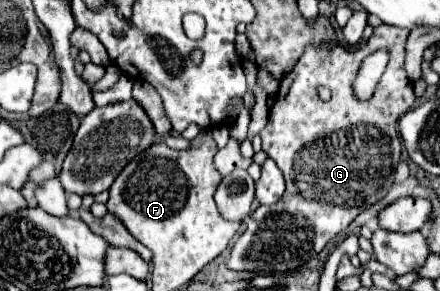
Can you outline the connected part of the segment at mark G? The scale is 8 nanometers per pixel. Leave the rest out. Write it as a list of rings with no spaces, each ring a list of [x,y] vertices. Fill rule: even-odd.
[[[382,24],[382,36],[372,34],[368,44],[364,48],[346,52],[340,46],[328,48],[324,44],[320,46],[308,46],[294,66],[294,70],[280,82],[280,90],[276,92],[274,106],[268,114],[268,124],[260,132],[262,138],[262,150],[278,164],[278,168],[284,172],[286,178],[286,192],[284,196],[272,204],[272,206],[258,206],[248,222],[246,230],[240,234],[240,238],[234,242],[228,268],[230,270],[252,270],[258,274],[276,274],[276,272],[292,272],[304,266],[308,260],[318,256],[324,246],[338,236],[342,230],[348,228],[348,224],[366,208],[370,208],[374,202],[386,196],[386,192],[392,186],[392,174],[400,160],[400,138],[396,124],[402,114],[406,114],[416,104],[414,88],[406,76],[404,70],[404,58],[406,58],[406,40],[410,30],[402,28],[390,28]],[[386,50],[390,52],[390,62],[386,66],[386,72],[382,74],[382,80],[378,82],[374,94],[370,100],[358,100],[352,88],[354,78],[358,76],[358,70],[370,54]],[[318,86],[326,86],[332,92],[332,98],[328,102],[318,98]]]

